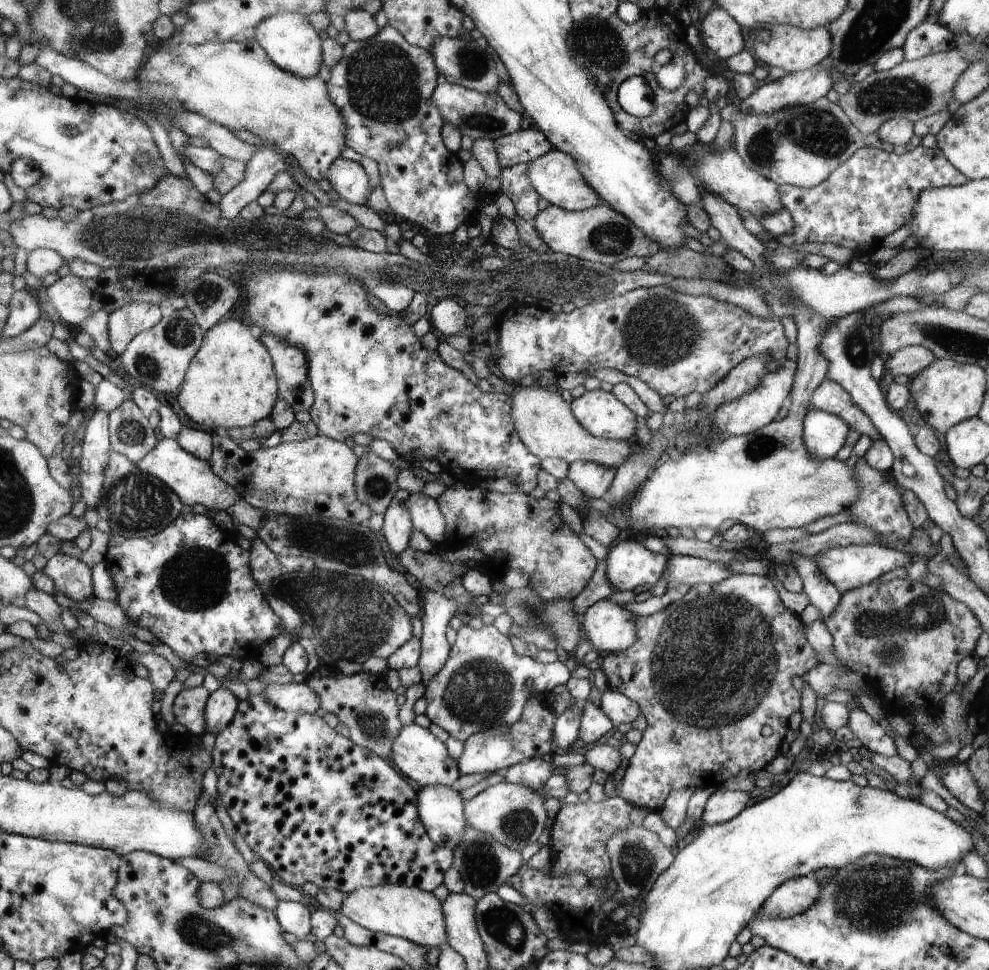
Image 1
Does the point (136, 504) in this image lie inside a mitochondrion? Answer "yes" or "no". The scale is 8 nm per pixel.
yes

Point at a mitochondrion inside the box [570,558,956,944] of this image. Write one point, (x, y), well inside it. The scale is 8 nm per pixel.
(882, 899)

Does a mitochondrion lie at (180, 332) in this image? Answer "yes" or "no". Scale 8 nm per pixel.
yes

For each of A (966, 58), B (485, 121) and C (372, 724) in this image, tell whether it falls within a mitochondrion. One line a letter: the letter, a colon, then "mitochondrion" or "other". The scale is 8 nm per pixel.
A: other
B: mitochondrion
C: mitochondrion

